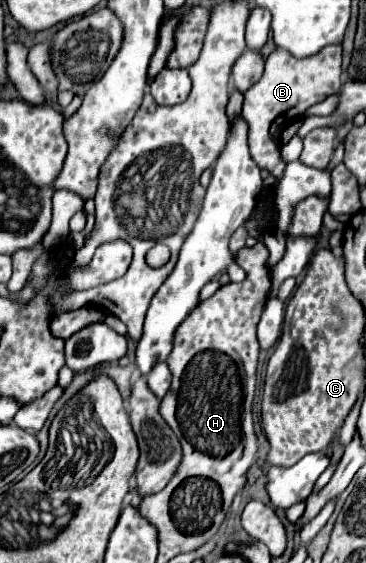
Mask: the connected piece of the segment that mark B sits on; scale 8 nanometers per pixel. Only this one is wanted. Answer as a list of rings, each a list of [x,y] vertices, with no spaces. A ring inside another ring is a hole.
[[[326,46],[320,50],[320,54],[314,54],[304,60],[298,60],[290,52],[276,48],[266,60],[262,78],[252,86],[252,90],[244,92],[242,116],[250,126],[248,134],[250,154],[258,164],[258,168],[268,170],[270,176],[274,176],[276,180],[284,176],[286,168],[286,162],[280,156],[280,144],[272,144],[274,136],[278,134],[278,128],[286,124],[286,120],[302,116],[310,106],[340,92],[342,86],[340,64],[342,64],[342,46]],[[278,118],[282,118],[284,122],[278,122]]]

